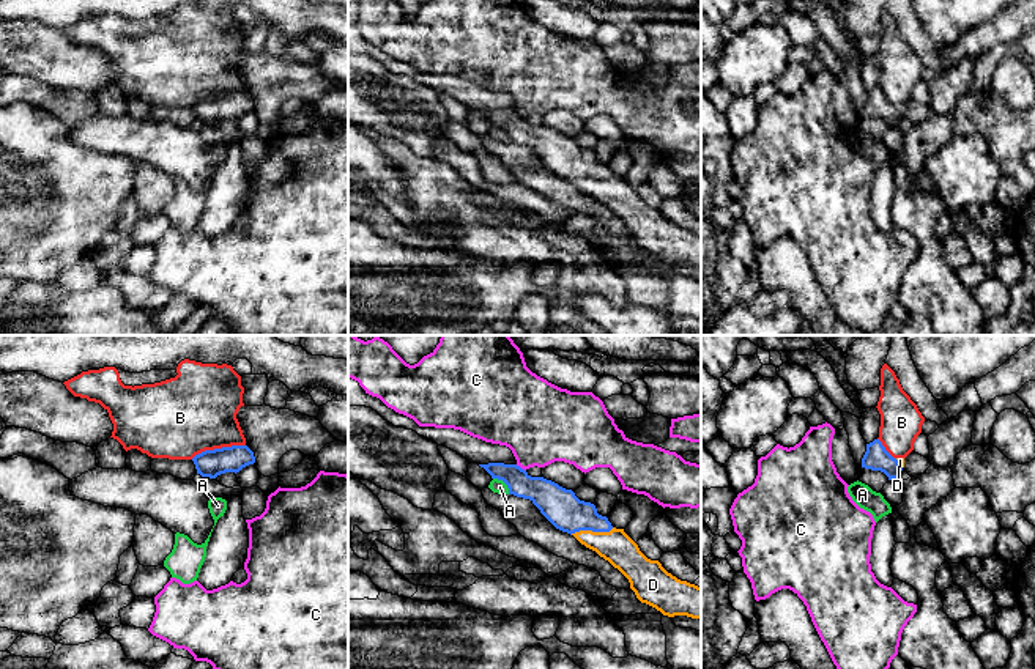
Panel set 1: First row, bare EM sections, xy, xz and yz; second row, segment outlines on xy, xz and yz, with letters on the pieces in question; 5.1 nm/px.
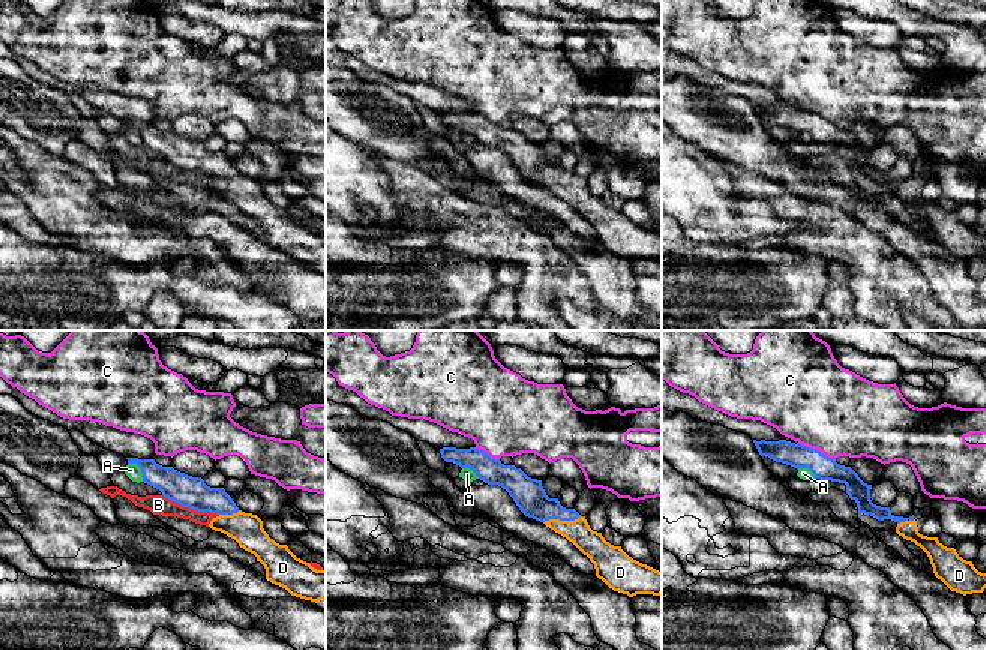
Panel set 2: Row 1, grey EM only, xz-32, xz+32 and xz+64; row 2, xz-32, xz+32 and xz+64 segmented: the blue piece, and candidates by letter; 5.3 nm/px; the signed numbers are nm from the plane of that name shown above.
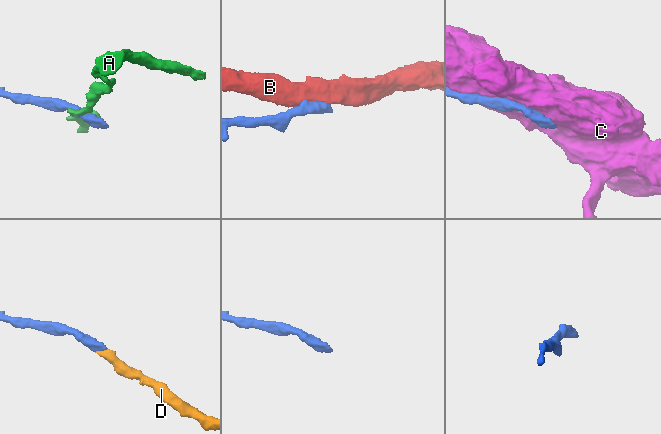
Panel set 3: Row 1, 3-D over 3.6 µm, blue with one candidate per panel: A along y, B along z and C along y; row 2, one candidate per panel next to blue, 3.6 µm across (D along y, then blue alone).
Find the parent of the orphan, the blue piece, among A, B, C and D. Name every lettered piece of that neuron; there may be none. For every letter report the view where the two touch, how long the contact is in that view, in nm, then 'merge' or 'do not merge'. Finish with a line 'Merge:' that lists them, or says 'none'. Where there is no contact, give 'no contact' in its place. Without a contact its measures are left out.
A: xz | 120 nm | do not merge
B: xy | 280 nm | do not merge
C: xz | 70 nm | do not merge
D: xz | 220 nm | merge
Merge: D

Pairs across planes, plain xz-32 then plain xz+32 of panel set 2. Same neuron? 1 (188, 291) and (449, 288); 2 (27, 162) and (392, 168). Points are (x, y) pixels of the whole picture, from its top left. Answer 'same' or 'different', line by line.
1: same
2: same

